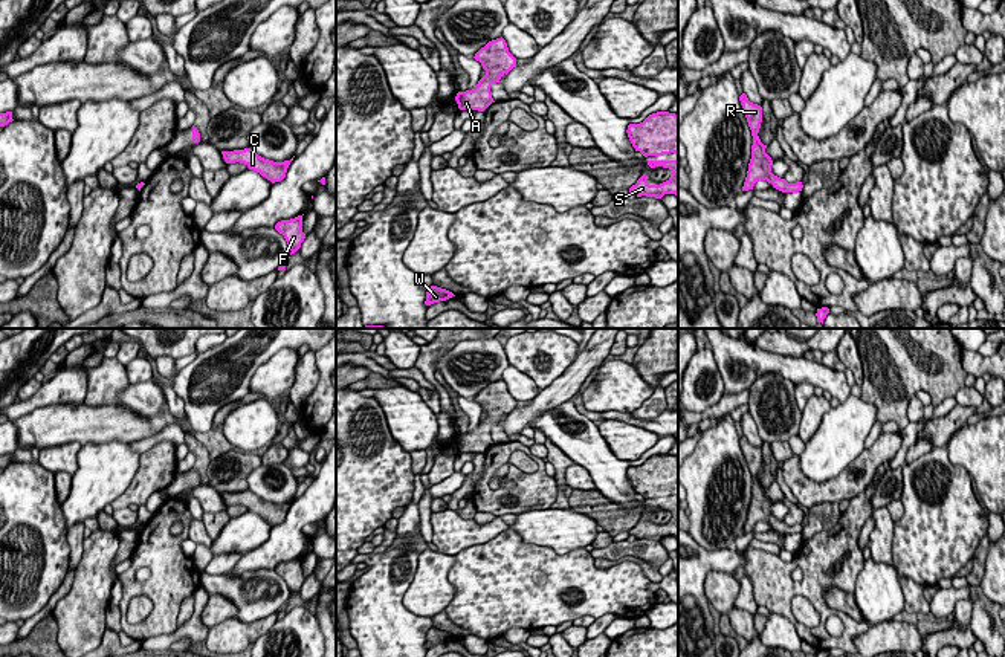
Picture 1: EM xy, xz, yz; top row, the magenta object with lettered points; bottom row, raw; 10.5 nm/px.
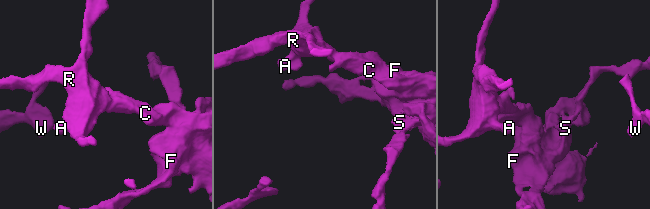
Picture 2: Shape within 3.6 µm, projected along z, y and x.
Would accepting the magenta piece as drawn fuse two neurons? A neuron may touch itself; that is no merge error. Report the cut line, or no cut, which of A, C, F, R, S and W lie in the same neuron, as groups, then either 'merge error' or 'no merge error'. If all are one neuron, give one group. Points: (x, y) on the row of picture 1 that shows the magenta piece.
cut none; groups A C F R S W; no merge error

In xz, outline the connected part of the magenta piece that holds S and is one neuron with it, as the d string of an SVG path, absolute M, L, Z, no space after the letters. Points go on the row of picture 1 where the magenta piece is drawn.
M648 160L651 168L663 167L671 170L671 177L660 185L649 185L648 176L641 176L635 185L629 188L629 193L635 193L637 197L655 197L661 199L664 194L678 196L678 160Z

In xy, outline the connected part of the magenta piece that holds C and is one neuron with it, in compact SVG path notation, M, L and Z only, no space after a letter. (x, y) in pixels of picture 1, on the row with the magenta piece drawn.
M250 148L221 151L221 154L226 163L235 163L235 162L244 163L249 170L260 173L272 183L281 182L286 177L287 168L293 160L292 157L290 160L273 162L258 156Z

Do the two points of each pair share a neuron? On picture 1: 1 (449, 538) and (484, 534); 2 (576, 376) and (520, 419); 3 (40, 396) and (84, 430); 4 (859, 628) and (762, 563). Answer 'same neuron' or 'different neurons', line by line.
1: same neuron
2: same neuron
3: different neurons
4: same neuron

